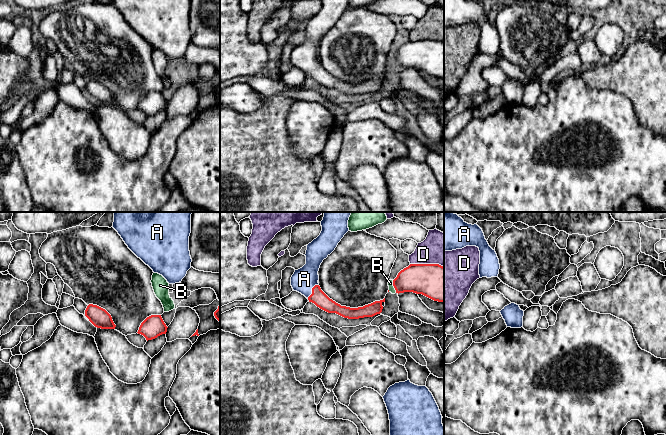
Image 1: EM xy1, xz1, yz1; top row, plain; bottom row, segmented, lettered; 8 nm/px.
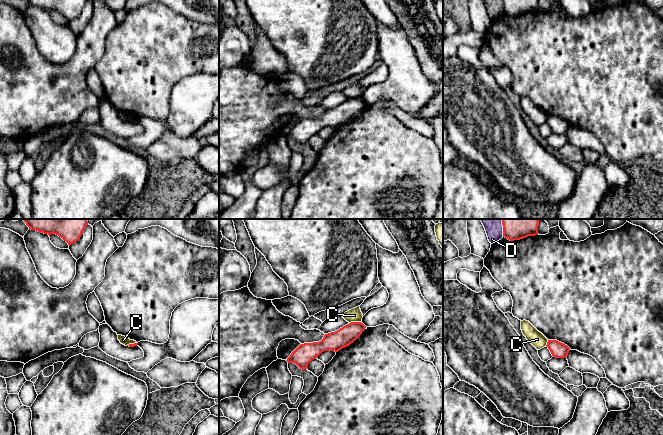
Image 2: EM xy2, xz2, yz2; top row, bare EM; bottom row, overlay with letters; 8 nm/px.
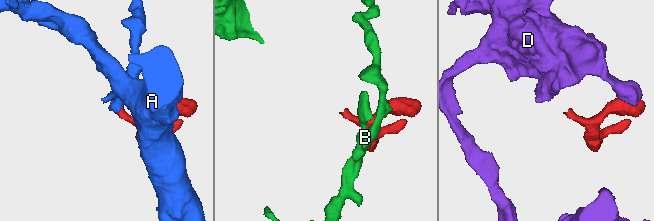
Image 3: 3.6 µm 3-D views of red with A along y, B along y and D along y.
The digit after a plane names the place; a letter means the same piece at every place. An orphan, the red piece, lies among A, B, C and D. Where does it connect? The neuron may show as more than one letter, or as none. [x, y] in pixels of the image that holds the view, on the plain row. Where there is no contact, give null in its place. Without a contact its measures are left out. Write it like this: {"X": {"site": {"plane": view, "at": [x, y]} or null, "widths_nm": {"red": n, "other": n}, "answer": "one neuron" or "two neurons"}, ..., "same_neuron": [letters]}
{"A": {"site": {"plane": "xz1", "at": [312, 67]}, "widths_nm": {"red": 120, "other": 190}, "answer": "one neuron"}, "B": {"site": {"plane": "xz1", "at": [393, 61]}, "widths_nm": {"red": 240, "other": 50}, "answer": "two neurons"}, "C": {"site": {"plane": "xz2", "at": [354, 98]}, "widths_nm": {"red": 160, "other": 110}, "answer": "two neurons"}, "D": {"site": {"plane": "xz1", "at": [427, 40]}, "widths_nm": {"red": 280, "other": 260}, "answer": "two neurons"}, "same_neuron": ["A"]}

